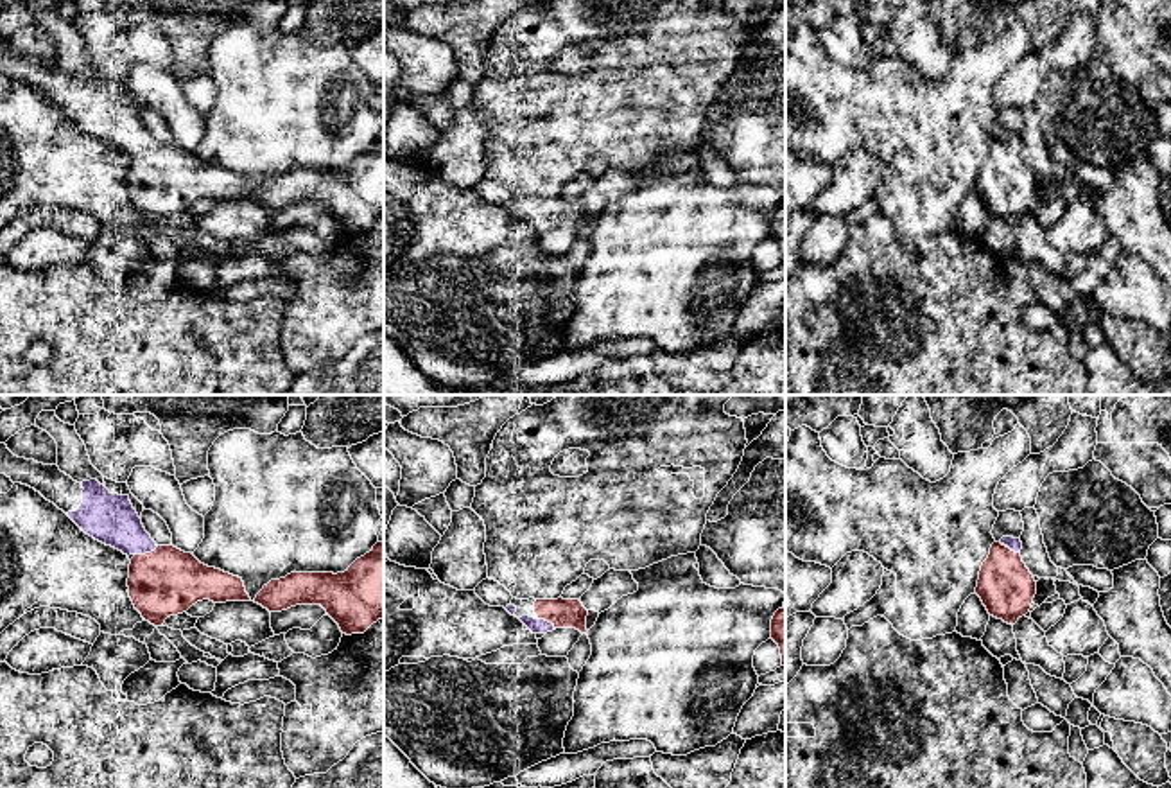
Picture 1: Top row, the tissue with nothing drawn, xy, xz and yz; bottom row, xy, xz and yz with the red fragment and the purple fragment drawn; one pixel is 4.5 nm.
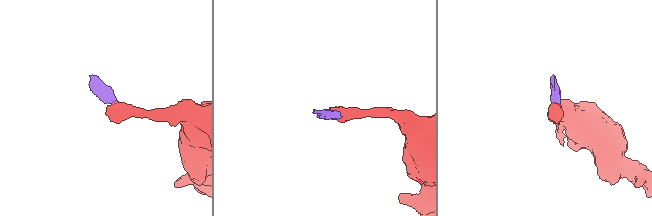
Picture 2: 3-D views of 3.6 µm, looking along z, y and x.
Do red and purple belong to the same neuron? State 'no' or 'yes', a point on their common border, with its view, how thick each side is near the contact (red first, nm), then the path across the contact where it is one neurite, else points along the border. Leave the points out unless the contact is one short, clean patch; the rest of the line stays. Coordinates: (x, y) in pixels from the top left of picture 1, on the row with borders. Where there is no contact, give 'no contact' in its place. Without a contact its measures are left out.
yes; meets red in xy at (146, 553); 300 nm thick on the red side, 220 nm on the other; runs through xy (165, 582), (155, 571), (146, 553), (108, 517)

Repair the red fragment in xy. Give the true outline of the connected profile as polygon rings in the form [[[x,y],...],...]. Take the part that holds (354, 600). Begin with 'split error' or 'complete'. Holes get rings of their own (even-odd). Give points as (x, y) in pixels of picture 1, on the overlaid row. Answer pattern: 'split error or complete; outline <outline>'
complete; outline [[[377,542],[344,573],[291,573],[271,580],[255,603],[269,612],[321,605],[343,634],[364,634],[384,619],[384,542]]]

